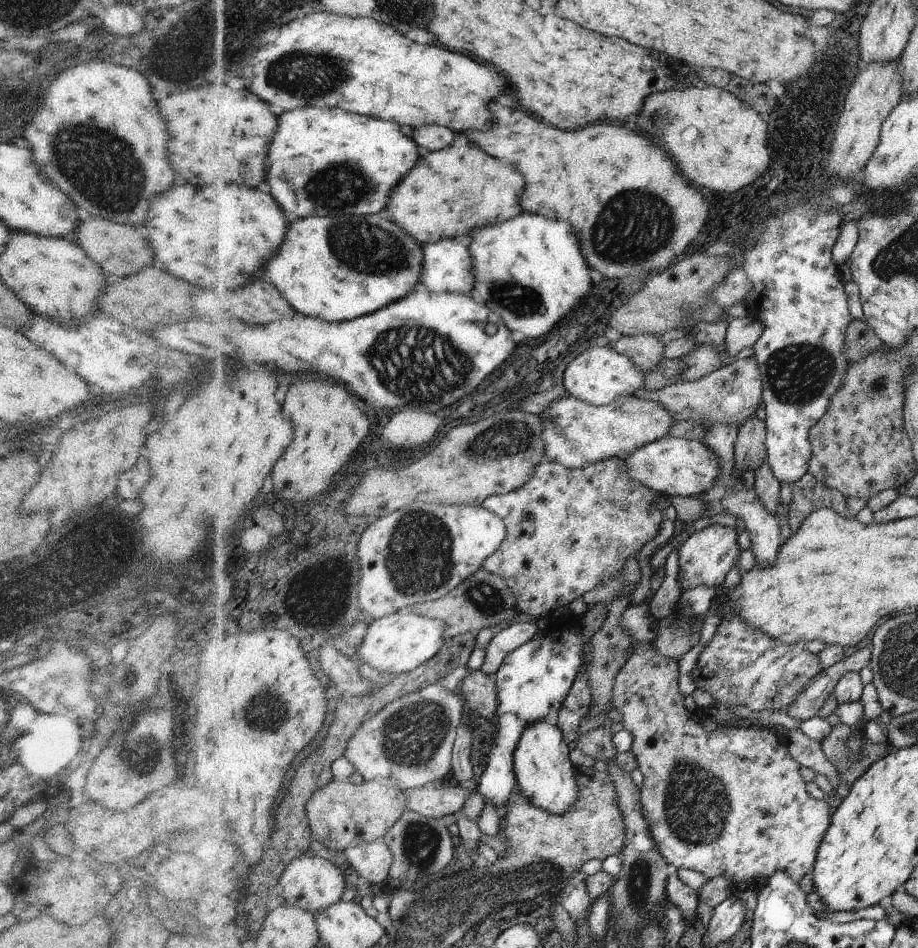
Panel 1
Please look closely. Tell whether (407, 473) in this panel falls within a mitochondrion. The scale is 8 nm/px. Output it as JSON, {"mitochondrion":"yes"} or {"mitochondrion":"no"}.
{"mitochondrion":"no"}

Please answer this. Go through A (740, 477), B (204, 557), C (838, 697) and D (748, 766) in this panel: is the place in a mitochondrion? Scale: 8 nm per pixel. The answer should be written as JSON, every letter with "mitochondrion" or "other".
{"A":"other","B":"other","C":"other","D":"other"}

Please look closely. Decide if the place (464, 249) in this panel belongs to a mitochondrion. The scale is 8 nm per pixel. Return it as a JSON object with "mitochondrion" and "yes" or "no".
{"mitochondrion":"no"}

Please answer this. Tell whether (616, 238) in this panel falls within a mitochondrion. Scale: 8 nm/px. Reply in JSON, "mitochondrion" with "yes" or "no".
{"mitochondrion":"yes"}

